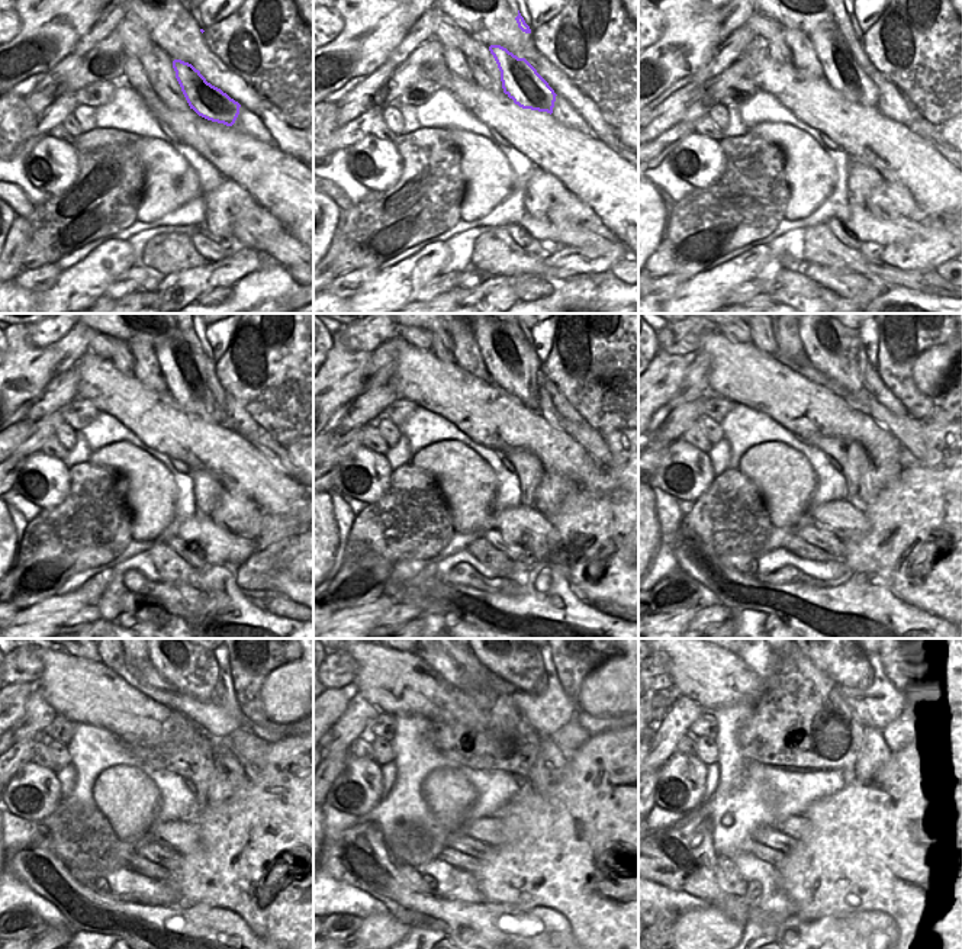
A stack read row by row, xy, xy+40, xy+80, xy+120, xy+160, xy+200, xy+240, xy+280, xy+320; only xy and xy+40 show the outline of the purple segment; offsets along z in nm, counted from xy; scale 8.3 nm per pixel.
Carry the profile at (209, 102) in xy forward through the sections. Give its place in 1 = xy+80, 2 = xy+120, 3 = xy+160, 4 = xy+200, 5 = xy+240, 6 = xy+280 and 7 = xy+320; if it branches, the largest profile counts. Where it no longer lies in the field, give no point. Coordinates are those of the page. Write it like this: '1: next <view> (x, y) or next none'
1: next xy+80 (835, 45)
2: next xy+120 (184, 364)
3: next xy+160 (511, 360)
4: next xy+200 (836, 350)
5: next xy+240 (192, 671)
6: next xy+280 (521, 668)
7: next xy+320 (846, 668)

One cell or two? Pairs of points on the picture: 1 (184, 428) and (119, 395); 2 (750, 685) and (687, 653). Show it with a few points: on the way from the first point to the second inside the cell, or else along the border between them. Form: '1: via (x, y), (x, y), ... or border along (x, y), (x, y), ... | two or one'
1: via (169, 428), (135, 405) | one
2: via (734, 682), (714, 678), (702, 669) | one

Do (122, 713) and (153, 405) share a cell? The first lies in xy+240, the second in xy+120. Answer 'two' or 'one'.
one

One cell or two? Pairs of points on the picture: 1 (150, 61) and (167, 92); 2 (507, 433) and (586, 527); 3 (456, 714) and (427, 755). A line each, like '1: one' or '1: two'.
1: one
2: two
3: two

